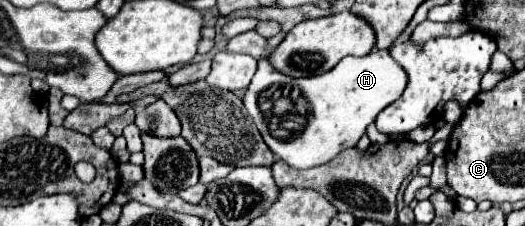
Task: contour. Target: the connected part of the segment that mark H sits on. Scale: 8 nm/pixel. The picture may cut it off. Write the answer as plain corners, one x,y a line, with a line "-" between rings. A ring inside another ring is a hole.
373,49
363,57
345,57
331,71
305,79
287,77
275,71
265,59
259,59
259,69
247,87
243,103
275,157
297,169
311,169
331,161
339,151
355,147
365,135
367,125
373,123
387,105
401,97
405,85
405,69
393,61
389,51
379,49
-
271,91
275,93
273,107
263,109
261,105
271,97
-
291,113
305,119
301,119
301,123
291,121
291,125
283,125
287,123
283,117

